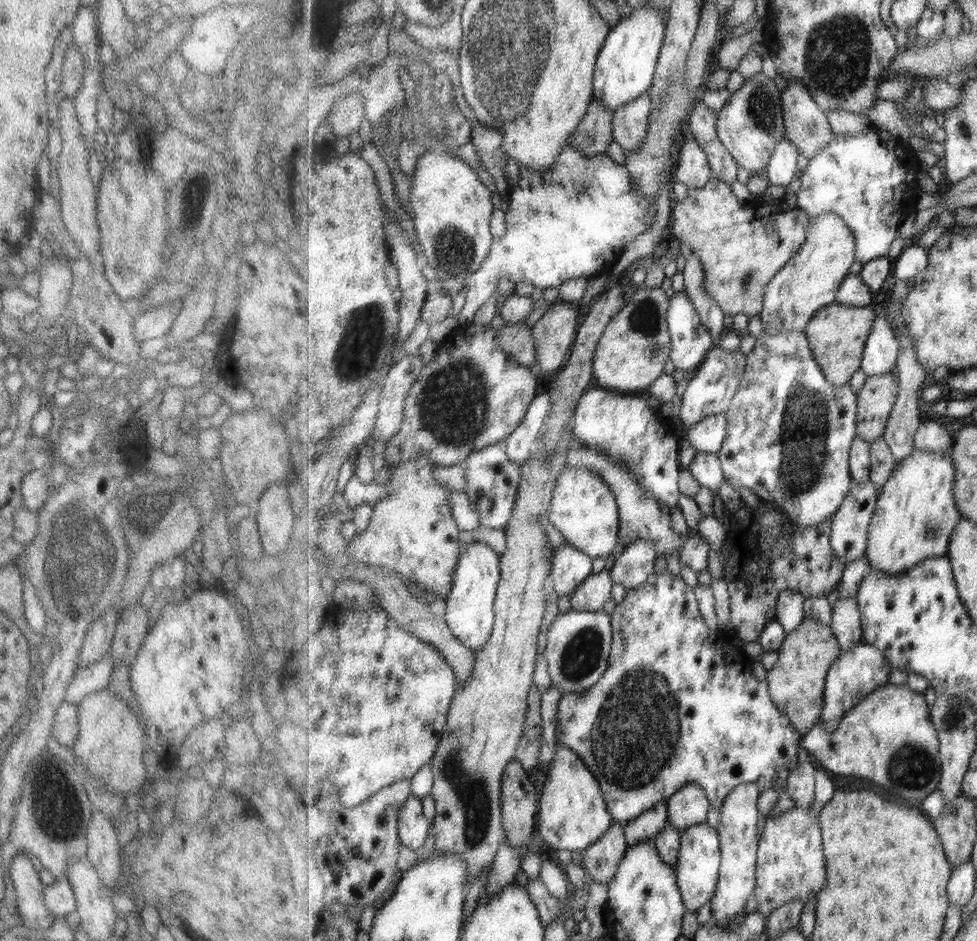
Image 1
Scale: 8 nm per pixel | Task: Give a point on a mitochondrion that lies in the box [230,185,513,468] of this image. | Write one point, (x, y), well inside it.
(453, 407)

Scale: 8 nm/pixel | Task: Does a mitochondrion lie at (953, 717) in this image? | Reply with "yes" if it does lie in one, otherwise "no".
yes

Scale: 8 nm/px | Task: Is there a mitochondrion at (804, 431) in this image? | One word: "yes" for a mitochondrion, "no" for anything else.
yes

